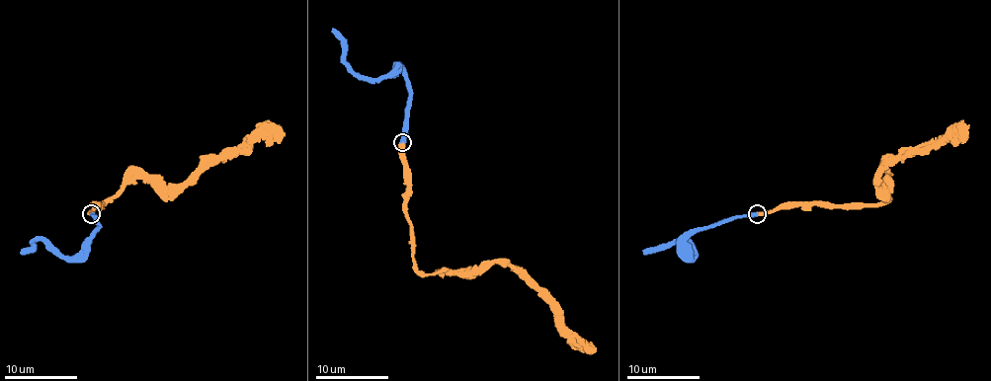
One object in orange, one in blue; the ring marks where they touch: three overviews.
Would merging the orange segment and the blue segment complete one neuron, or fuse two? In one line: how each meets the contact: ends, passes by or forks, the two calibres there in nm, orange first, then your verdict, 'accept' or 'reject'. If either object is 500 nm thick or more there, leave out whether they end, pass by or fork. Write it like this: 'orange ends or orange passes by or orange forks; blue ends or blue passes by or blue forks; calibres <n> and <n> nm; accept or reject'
orange ends; blue ends; calibres 440 and 480 nm; accept

